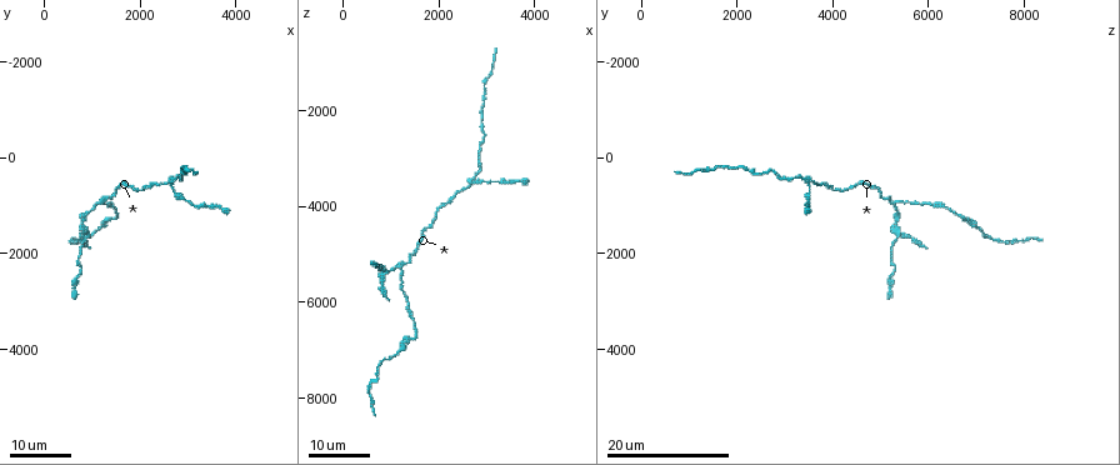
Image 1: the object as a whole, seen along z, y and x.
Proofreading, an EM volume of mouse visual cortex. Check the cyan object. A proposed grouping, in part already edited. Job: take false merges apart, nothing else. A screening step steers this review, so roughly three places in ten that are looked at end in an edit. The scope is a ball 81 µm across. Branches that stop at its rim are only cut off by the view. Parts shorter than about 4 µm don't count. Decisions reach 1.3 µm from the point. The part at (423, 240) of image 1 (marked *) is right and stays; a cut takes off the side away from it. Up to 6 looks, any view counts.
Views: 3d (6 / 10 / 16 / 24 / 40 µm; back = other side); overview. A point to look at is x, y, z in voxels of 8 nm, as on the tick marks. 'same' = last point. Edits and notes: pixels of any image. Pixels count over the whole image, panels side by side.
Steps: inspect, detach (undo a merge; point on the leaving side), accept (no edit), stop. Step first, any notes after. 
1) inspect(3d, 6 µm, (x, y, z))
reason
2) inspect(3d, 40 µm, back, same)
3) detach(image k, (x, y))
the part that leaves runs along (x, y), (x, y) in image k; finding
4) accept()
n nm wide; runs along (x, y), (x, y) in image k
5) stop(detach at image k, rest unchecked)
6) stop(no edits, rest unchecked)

inspect(3d, 24 µm, (1150, 950, 5300))
thin arm on a thick one

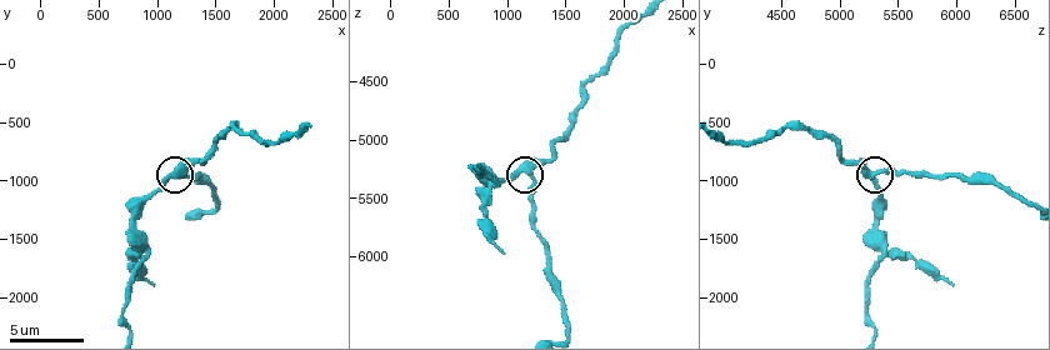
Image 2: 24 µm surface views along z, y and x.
inspect(3d, 10 µm, (1160, 940, 5280))
closer look

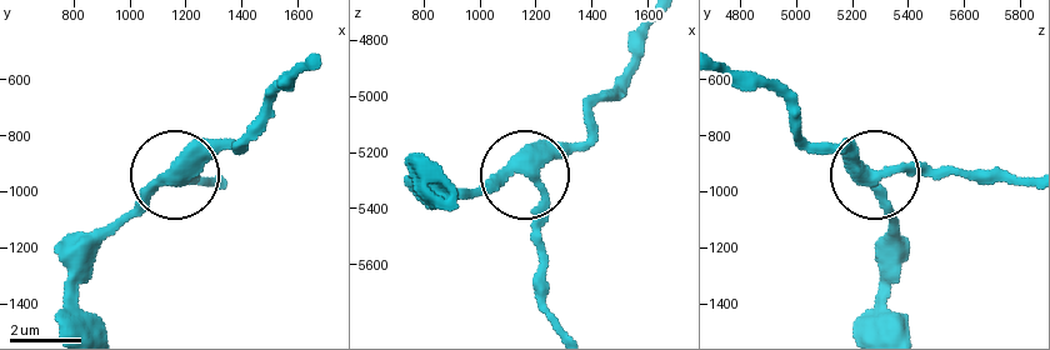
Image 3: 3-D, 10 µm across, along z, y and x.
accept()
3 arms; runs along (721, 69), (775, 93), (810, 143), (864, 164), (891, 259) in image 3; one neuron here

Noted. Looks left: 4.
inspect(3d, 10 µm, (840, 1640, 5420))
four arms meet

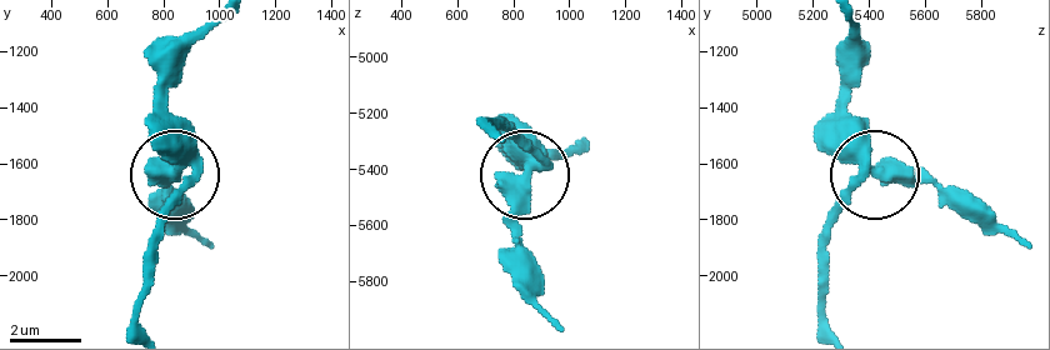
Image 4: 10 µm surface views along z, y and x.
accept()
410 nm wide; continuous, no second neuron

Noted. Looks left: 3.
inspect(3d, 16 µm, (2700, 500, 3500))
four-way junction

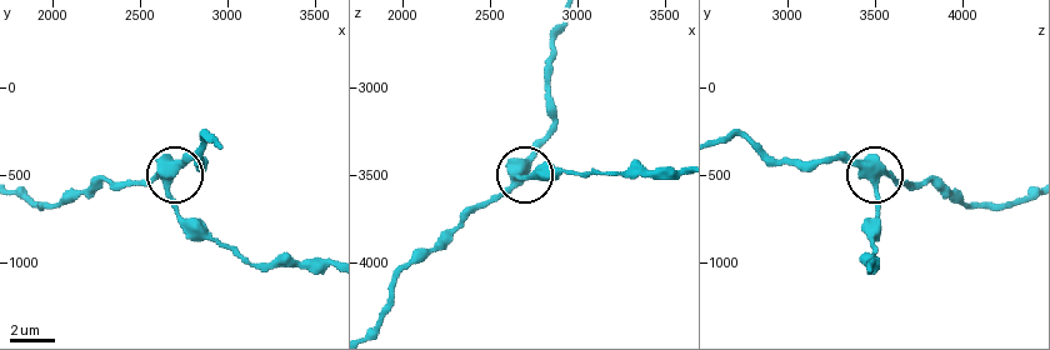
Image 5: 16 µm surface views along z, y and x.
inspect(3d, 10 µm, (2680, 540, 3480))

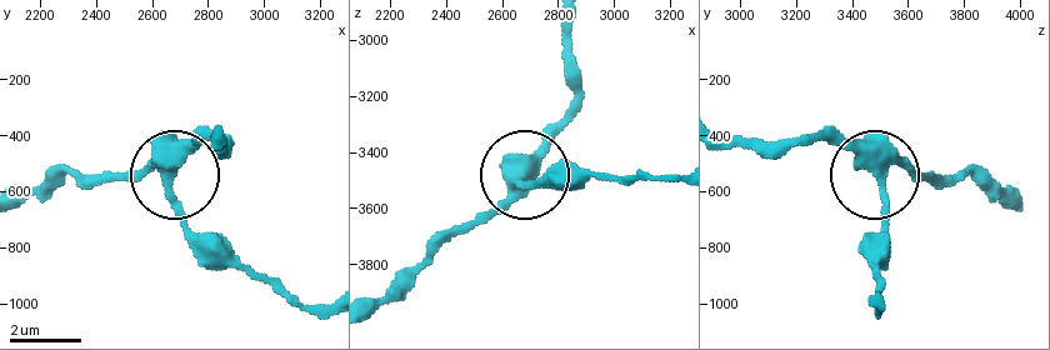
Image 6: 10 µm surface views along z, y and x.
accept()
4 arms; runs along (375, 310), (521, 181), (579, 185) in image 6; continuous, no second neuron

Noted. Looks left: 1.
stop(no edits, rest unchecked)

